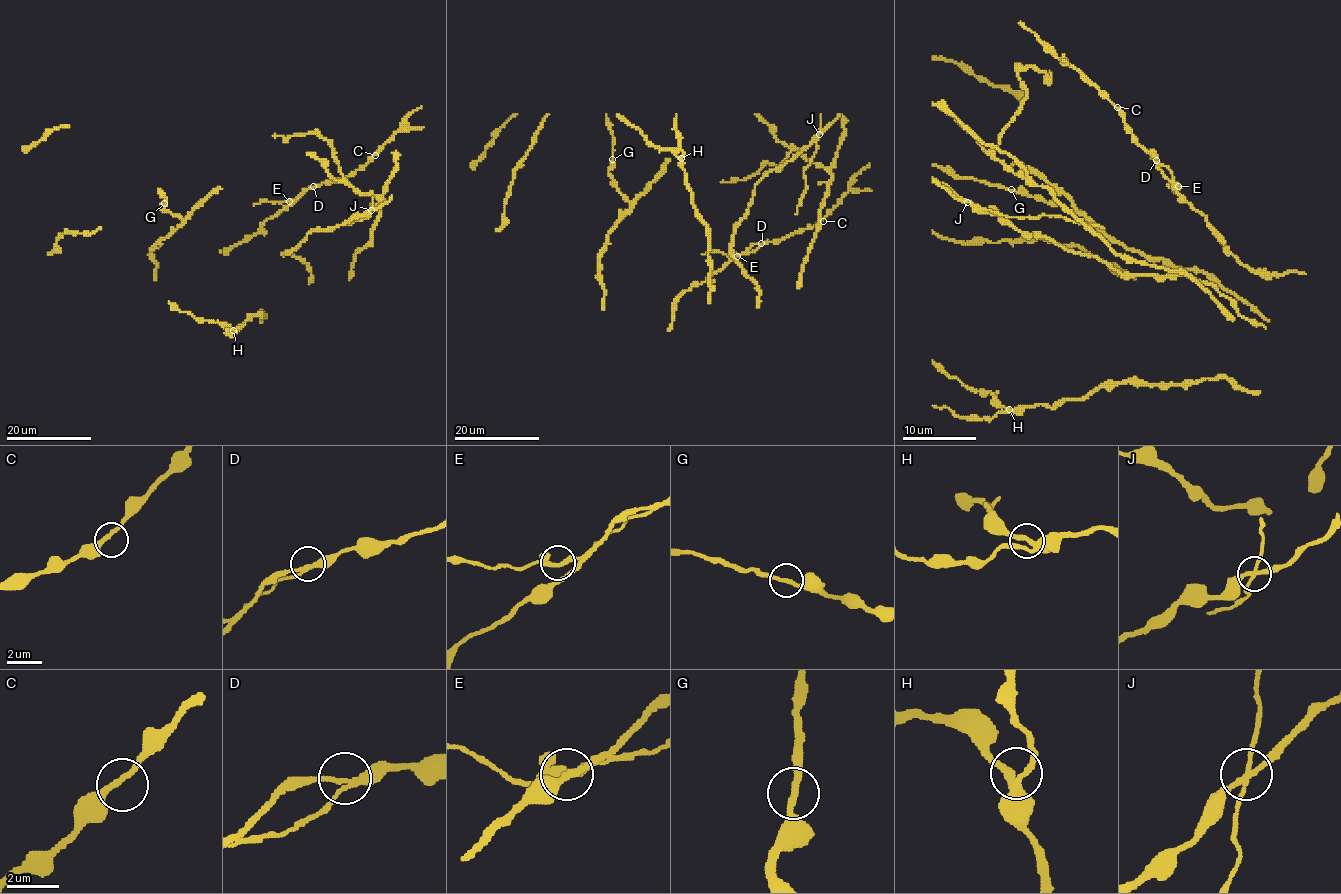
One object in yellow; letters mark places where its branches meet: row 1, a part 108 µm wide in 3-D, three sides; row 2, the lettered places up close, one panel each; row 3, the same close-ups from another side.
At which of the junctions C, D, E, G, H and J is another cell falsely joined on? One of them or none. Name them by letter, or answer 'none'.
J

